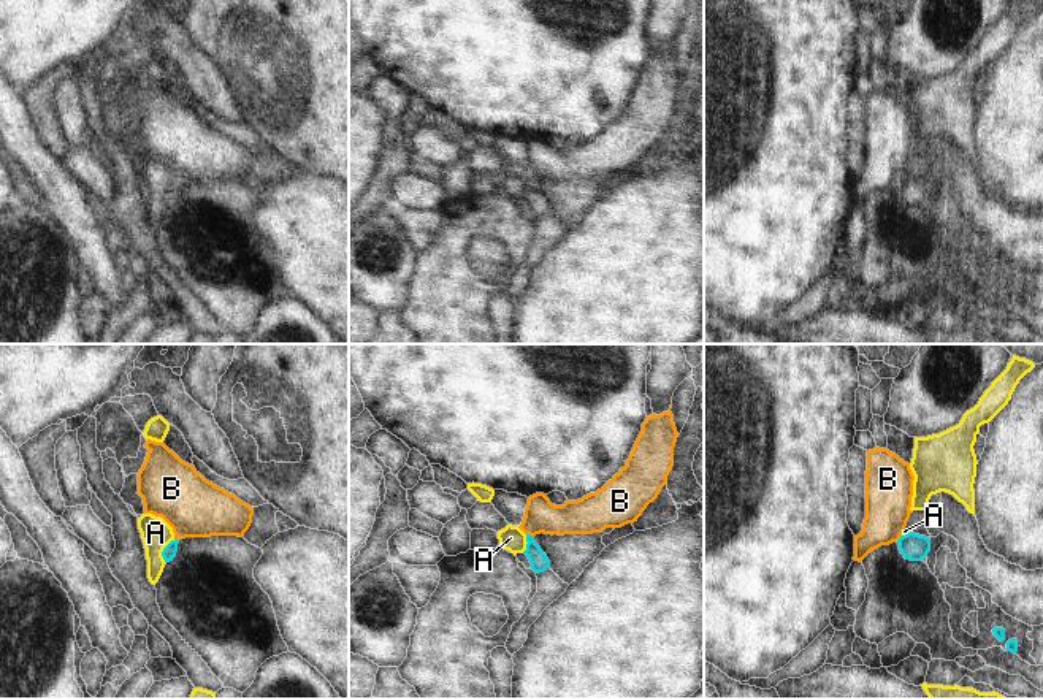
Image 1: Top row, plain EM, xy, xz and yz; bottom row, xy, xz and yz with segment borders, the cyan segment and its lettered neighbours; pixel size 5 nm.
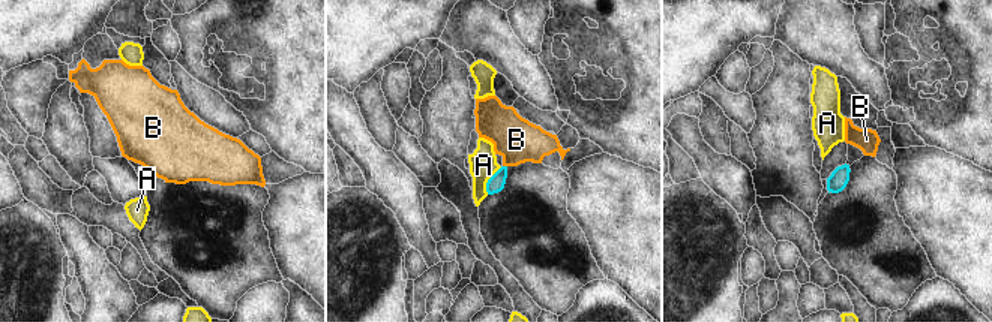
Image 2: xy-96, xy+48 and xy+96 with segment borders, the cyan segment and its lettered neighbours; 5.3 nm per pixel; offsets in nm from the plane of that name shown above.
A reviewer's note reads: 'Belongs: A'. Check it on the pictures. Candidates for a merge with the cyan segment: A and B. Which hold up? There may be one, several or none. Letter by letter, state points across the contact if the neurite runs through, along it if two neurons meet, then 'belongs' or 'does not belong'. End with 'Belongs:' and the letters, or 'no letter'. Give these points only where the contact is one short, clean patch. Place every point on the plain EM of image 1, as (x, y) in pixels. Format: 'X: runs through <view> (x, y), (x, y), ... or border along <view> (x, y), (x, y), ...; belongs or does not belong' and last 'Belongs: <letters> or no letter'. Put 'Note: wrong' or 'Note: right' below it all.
A: border along xy (175, 184), (162, 197), (165, 208); does not belong
B: border along xz (527, 178), (533, 183); does not belong
Belongs: no letter
Note: wrong

